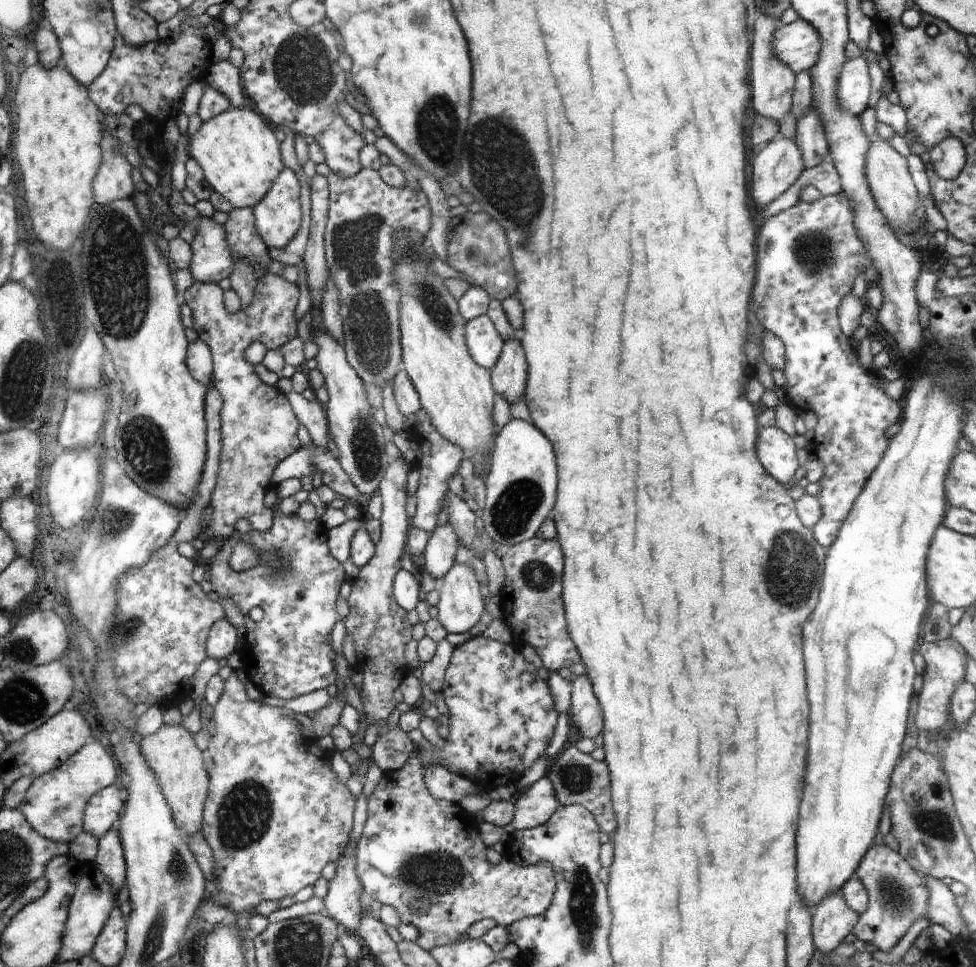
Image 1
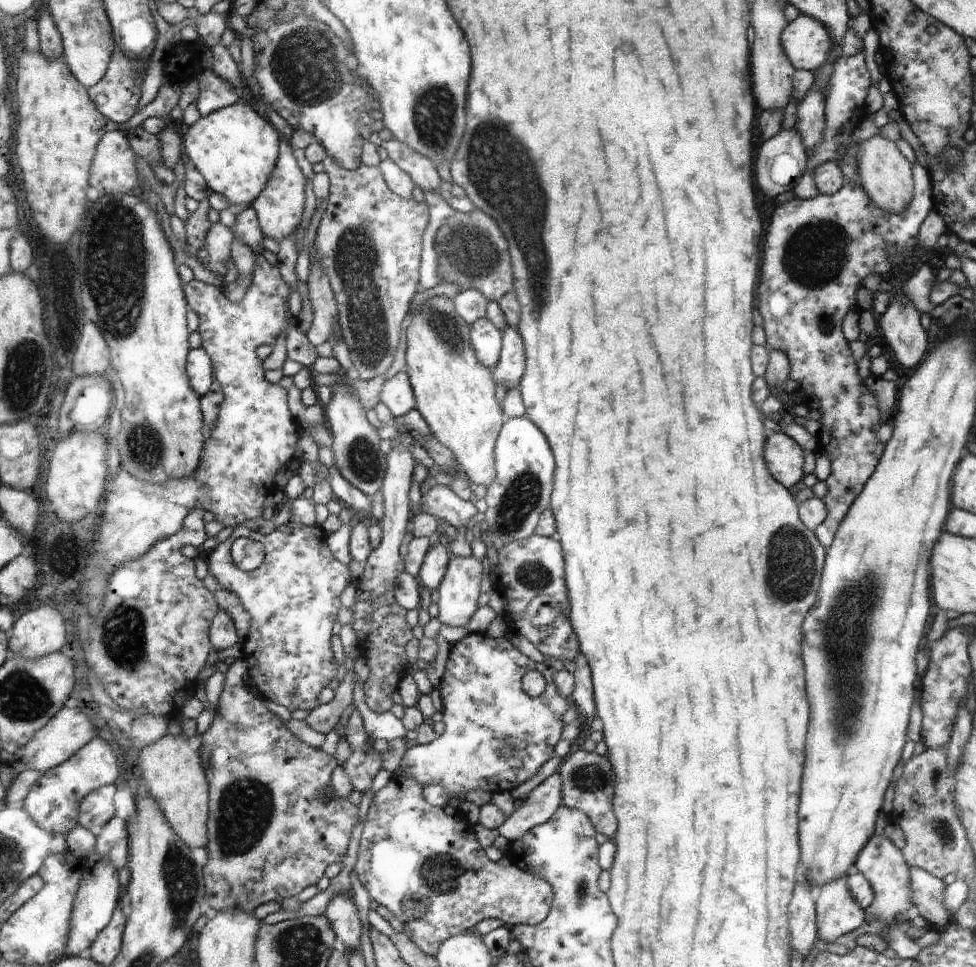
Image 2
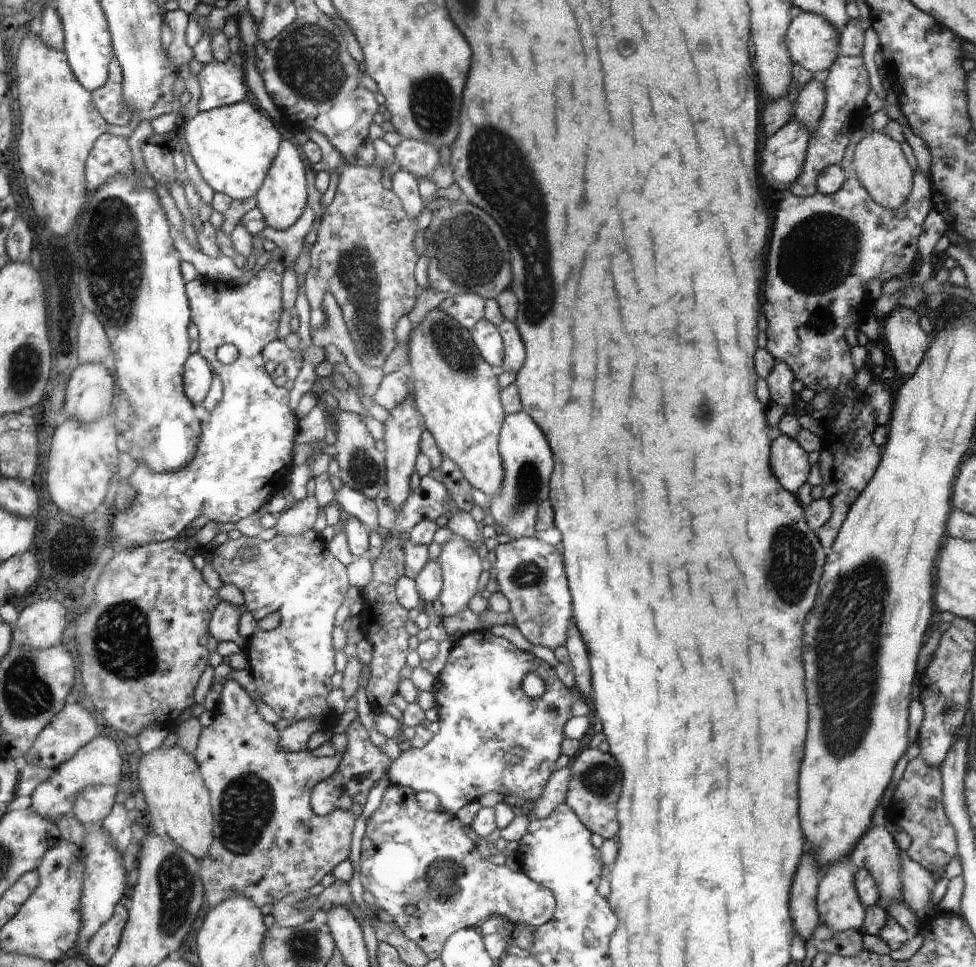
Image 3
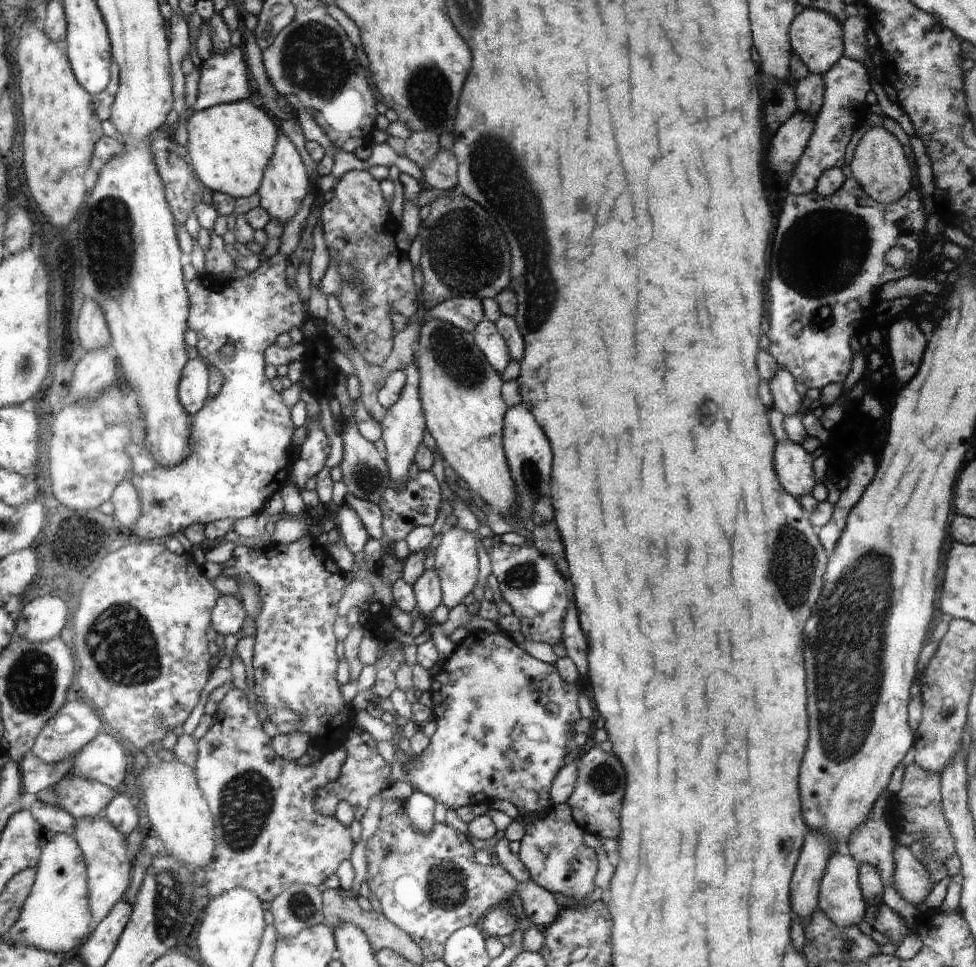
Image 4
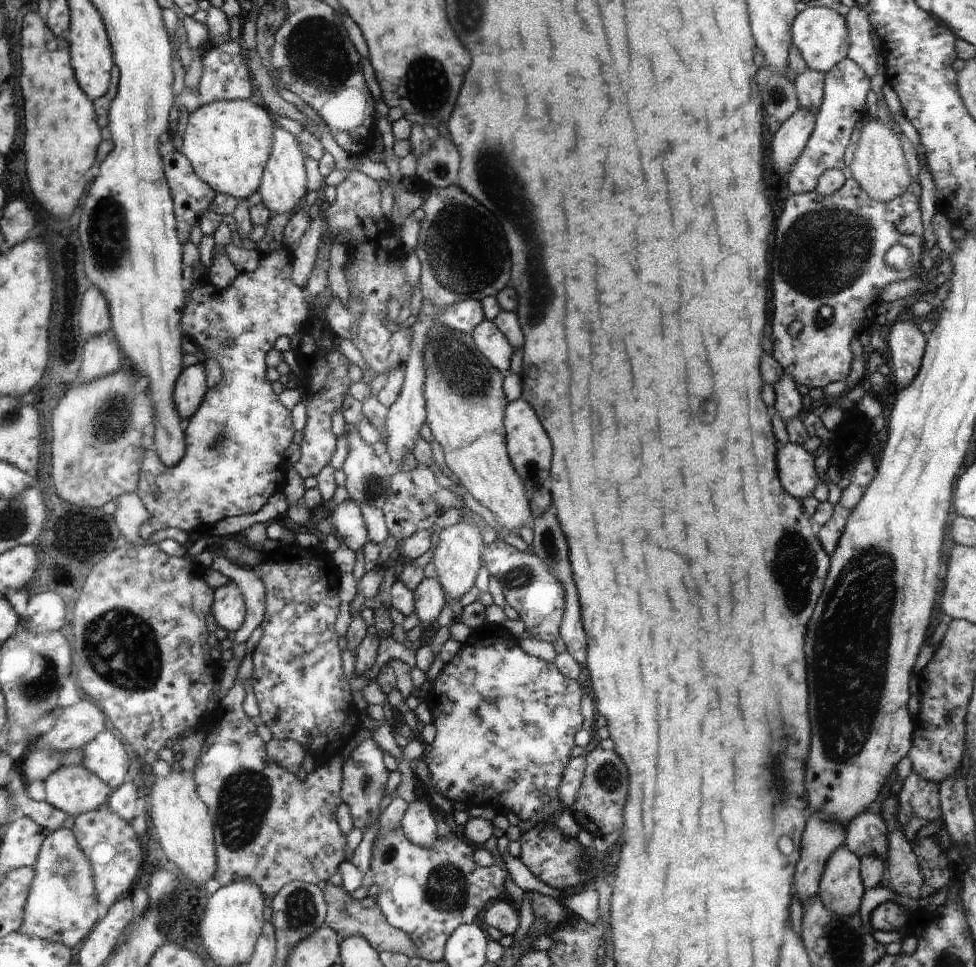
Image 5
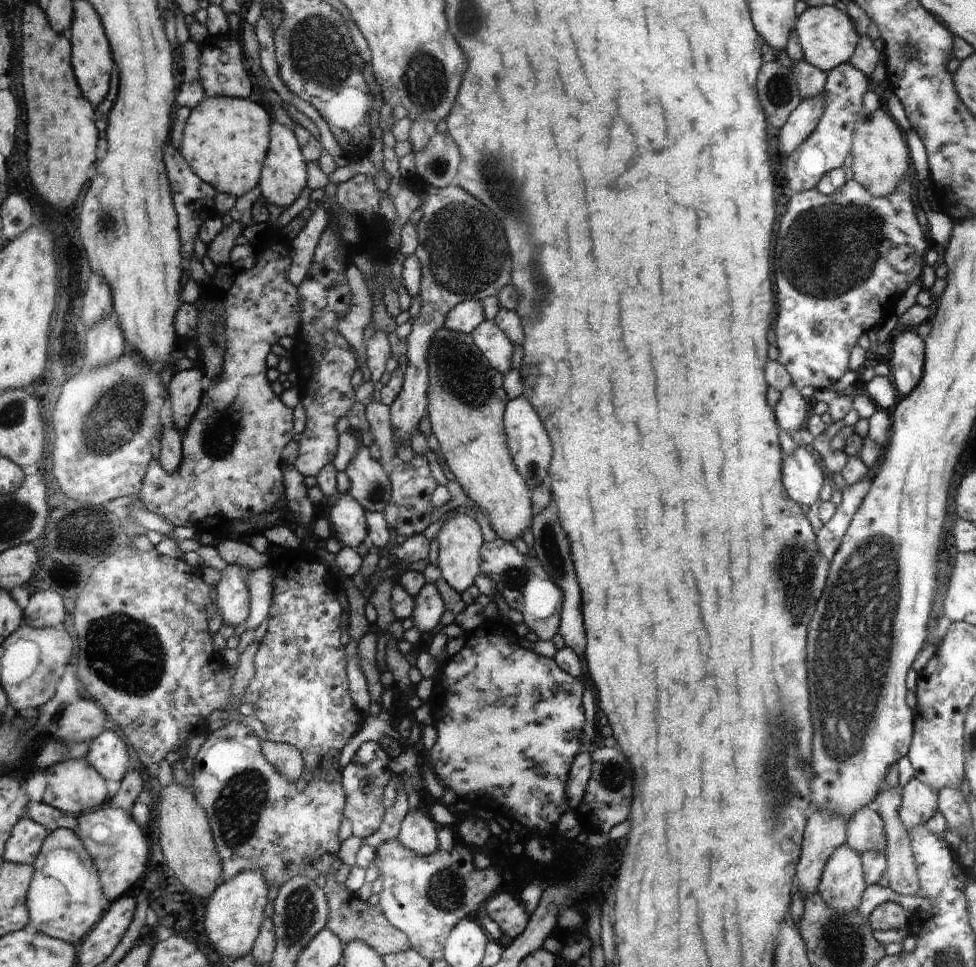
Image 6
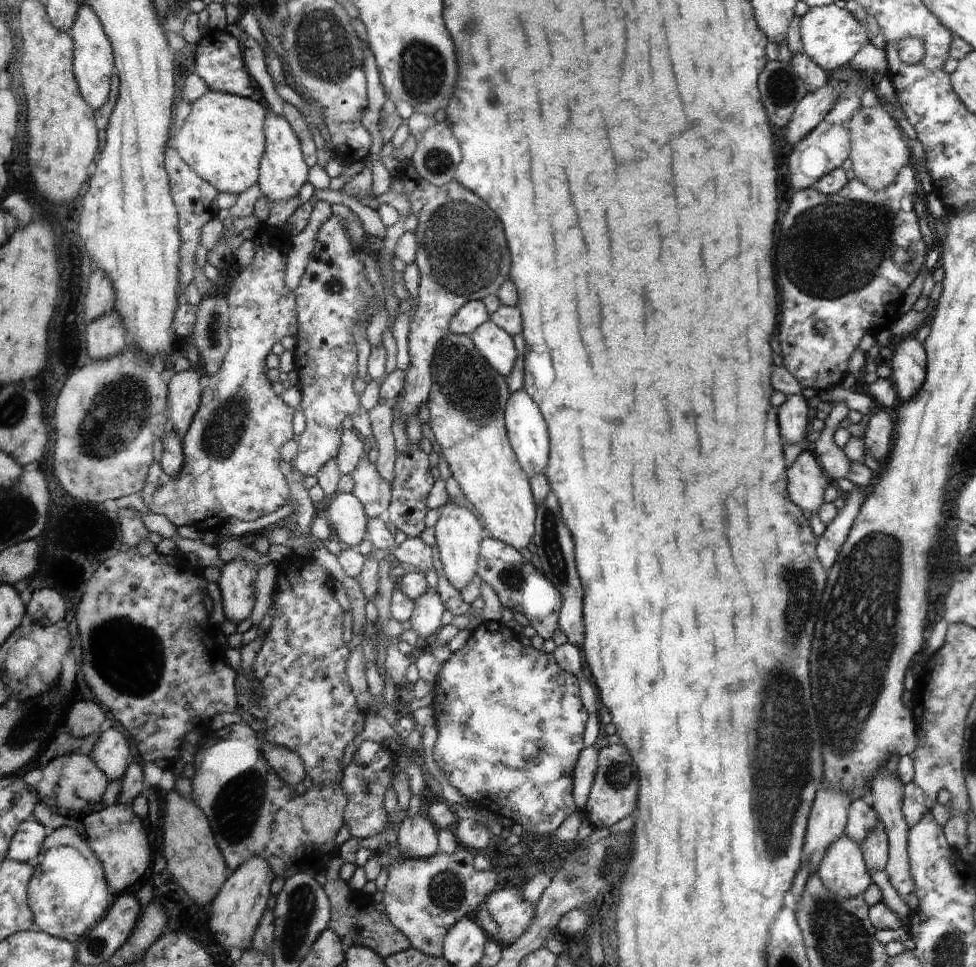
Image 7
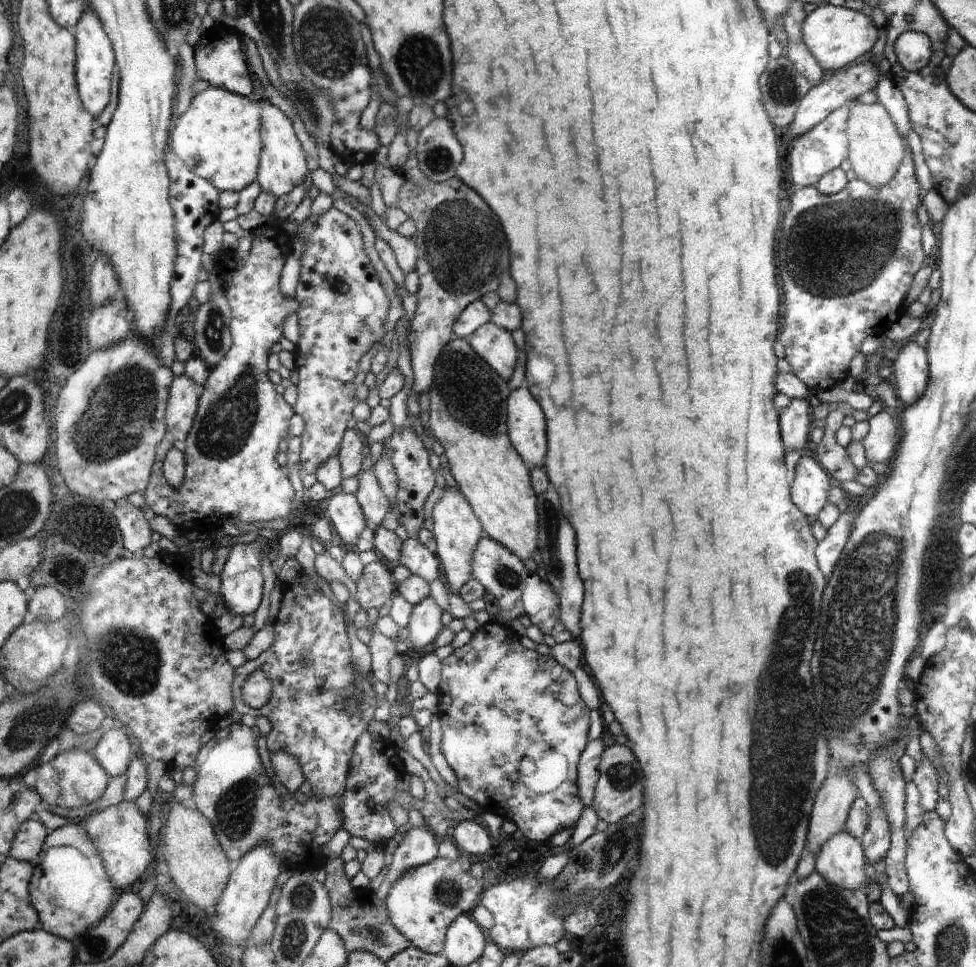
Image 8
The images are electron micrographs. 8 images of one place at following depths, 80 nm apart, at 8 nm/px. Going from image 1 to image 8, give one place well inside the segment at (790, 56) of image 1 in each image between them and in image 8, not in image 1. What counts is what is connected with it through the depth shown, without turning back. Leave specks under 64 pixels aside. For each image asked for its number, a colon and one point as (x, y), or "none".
2: (808, 44)
3: (814, 42)
4: (818, 37)
5: (821, 36)
6: (828, 37)
7: (831, 36)
8: (837, 36)

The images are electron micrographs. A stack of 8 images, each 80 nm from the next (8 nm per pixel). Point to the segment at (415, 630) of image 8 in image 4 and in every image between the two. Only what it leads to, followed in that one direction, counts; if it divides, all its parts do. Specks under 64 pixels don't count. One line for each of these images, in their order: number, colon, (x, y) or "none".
4: (427, 588)
5: (429, 597)
6: (428, 609)
7: (425, 620)

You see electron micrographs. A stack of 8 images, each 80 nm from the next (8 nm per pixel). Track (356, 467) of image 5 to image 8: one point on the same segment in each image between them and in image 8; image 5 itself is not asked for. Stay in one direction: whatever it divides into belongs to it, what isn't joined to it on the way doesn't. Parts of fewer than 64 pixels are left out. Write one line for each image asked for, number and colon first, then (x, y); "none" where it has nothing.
6: (370, 484)
7: (374, 494)
8: (374, 504)

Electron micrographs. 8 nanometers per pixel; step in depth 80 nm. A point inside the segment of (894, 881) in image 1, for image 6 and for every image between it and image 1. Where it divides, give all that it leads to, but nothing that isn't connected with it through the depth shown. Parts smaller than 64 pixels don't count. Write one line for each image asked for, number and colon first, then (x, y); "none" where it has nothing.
2: (883, 865)
3: (877, 852)
4: (872, 843)
5: (867, 834)
6: (866, 832)

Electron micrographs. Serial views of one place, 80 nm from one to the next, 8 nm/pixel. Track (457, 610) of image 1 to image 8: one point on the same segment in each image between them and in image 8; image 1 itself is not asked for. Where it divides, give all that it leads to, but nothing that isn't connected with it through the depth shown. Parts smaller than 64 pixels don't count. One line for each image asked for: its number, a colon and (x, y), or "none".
2: (458, 592)
3: (460, 566)
4: (455, 561)
5: (457, 560)
6: (460, 540)
7: (458, 534)
8: (457, 531)

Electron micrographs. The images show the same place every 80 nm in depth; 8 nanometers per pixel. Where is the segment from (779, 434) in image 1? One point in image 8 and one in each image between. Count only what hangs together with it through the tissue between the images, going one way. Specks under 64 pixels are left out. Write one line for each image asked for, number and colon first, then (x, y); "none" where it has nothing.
2: (785, 456)
3: (790, 460)
4: (794, 466)
5: (798, 474)
6: (803, 477)
7: (807, 485)
8: (811, 488)

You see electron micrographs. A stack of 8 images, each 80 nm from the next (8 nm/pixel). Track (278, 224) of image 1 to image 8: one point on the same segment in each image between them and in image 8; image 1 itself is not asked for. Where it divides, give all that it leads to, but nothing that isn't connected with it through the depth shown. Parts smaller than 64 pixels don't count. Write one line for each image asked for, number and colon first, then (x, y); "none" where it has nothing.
2: (279, 206)
3: (282, 197)
4: (284, 185)
5: (283, 184)
6: (283, 176)
7: (282, 172)
8: (282, 166)

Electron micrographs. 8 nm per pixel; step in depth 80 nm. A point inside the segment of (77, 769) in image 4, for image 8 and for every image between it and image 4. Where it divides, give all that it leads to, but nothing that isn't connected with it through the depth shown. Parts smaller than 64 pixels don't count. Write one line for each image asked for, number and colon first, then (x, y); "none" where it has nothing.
5: (104, 756)
6: (108, 754)
7: (110, 752)
8: (113, 750)

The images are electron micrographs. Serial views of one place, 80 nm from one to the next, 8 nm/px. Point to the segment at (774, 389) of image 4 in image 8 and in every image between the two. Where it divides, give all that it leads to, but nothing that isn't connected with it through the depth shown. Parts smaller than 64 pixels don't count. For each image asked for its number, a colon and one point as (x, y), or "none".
5: (788, 402)
6: (791, 408)
7: (794, 417)
8: (796, 431)

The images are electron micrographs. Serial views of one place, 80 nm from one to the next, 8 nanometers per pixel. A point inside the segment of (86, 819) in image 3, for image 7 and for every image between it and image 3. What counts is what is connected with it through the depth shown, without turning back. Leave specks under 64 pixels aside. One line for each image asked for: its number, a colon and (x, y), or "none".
4: (81, 797)
5: (74, 789)
6: (72, 778)
7: (70, 776)

